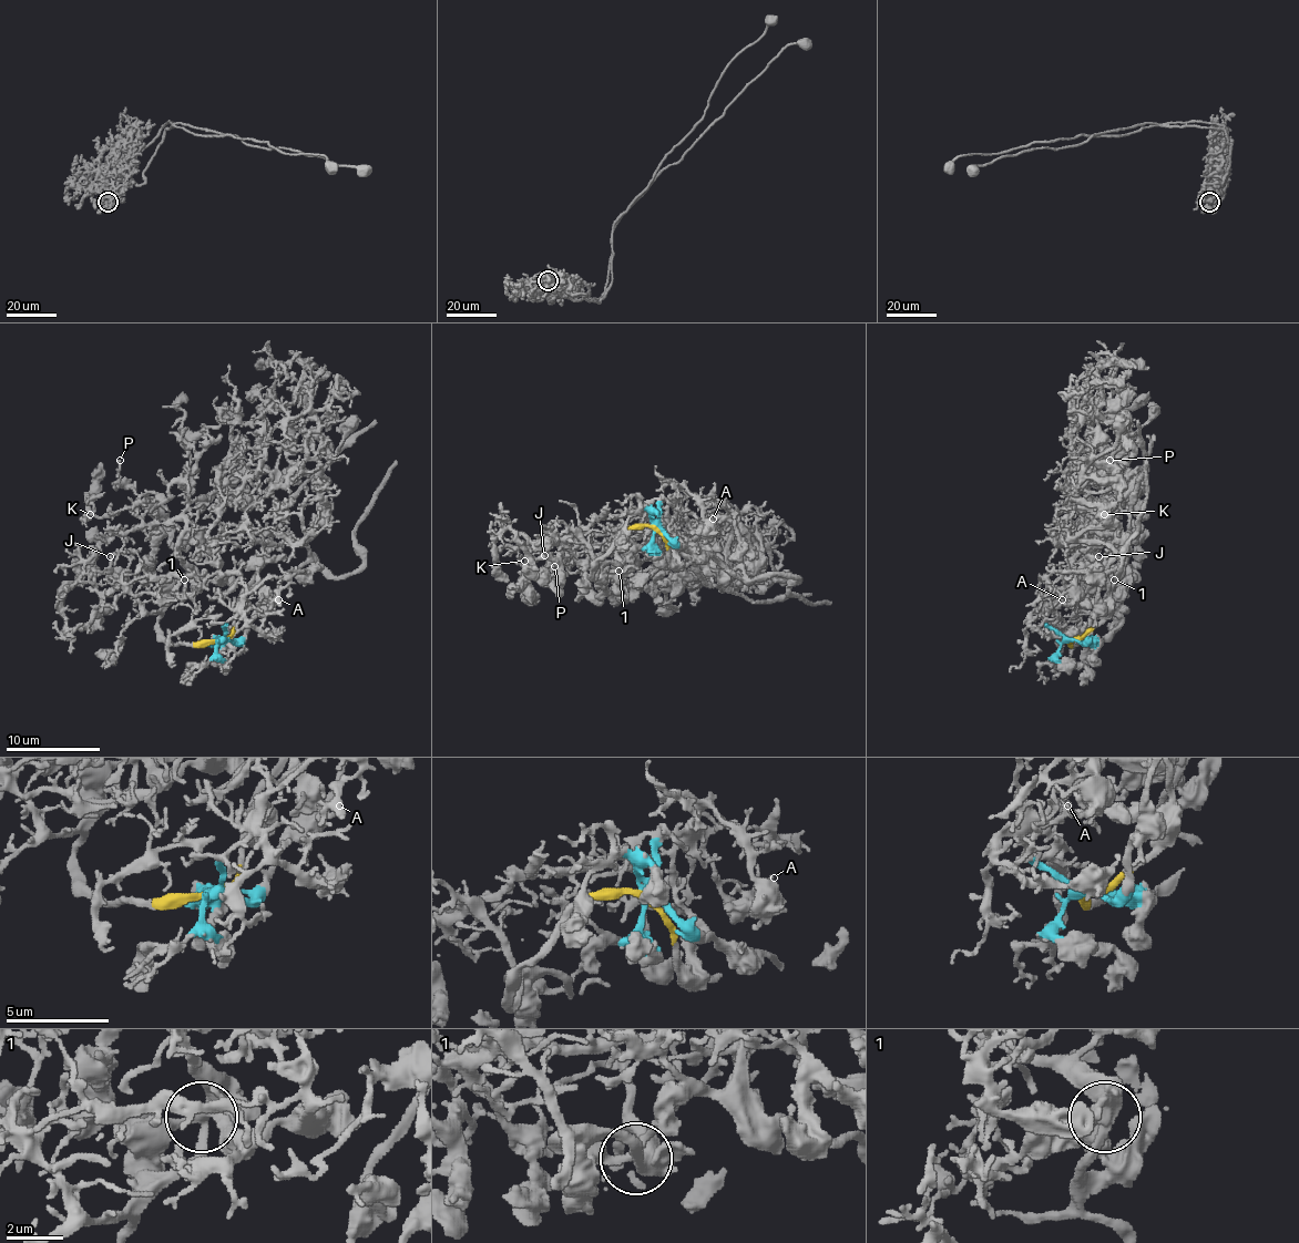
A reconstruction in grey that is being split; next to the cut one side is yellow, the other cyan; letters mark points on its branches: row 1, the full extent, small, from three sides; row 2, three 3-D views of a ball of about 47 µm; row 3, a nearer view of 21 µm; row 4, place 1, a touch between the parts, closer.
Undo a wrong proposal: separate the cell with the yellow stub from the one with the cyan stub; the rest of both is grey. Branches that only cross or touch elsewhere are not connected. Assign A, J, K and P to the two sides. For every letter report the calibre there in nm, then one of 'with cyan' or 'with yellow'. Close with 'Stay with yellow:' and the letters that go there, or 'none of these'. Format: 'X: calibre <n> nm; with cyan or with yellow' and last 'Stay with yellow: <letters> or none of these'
A: calibre 200 nm; with cyan
J: calibre 140 nm; with yellow
K: calibre 190 nm; with yellow
P: calibre 140 nm; with yellow
Stay with yellow: J, K, P

